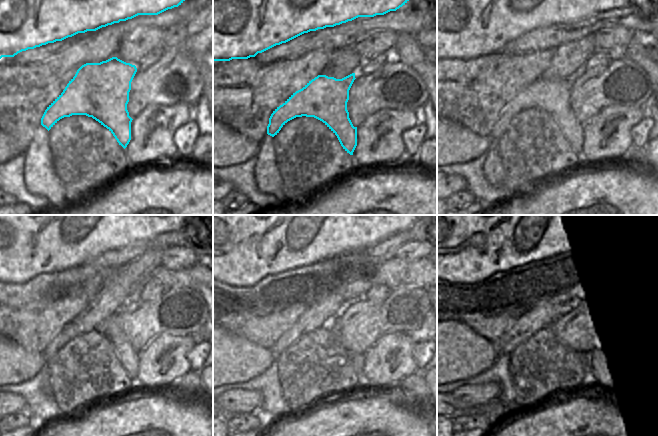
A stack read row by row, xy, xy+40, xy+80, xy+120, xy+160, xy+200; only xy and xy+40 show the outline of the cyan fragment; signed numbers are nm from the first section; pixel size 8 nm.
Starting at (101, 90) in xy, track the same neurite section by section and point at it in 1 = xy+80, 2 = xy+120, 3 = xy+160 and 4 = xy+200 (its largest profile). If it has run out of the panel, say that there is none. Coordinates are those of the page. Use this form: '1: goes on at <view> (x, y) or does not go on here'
1: goes on at xy+80 (553, 97)
2: goes on at xy+120 (111, 327)
3: goes on at xy+160 (357, 359)
4: goes on at xy+200 (587, 378)

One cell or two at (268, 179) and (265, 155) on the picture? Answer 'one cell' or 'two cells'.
one cell

